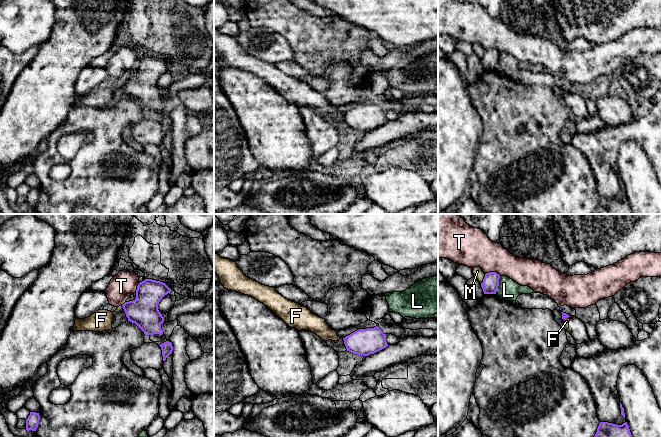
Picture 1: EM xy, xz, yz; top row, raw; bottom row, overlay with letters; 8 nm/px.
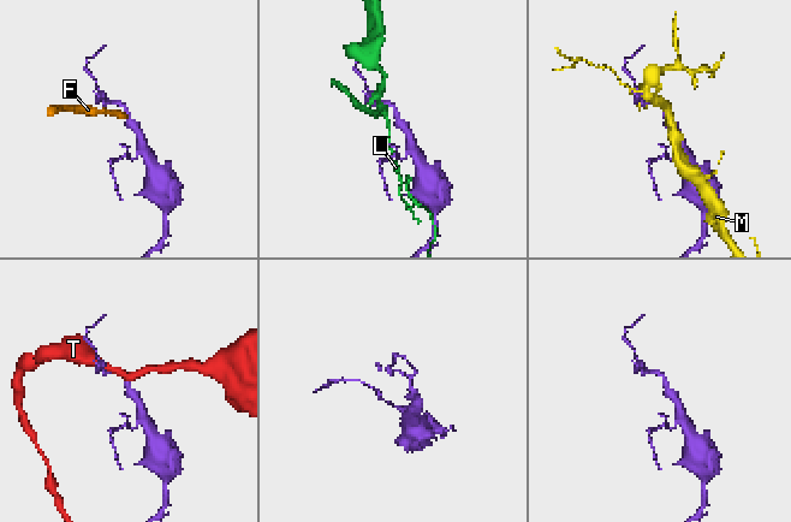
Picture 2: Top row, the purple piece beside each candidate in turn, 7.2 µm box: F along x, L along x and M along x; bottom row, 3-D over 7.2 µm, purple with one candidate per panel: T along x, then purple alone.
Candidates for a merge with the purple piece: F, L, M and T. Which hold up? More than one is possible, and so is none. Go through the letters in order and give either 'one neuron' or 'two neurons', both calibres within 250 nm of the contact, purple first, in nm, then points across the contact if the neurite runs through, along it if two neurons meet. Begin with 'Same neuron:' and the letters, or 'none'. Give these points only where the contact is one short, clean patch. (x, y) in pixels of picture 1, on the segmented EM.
Same neuron: none
F: two neurons | 50/50 nm | along yz (569, 316), (563, 319)
L: two neurons | 130/170 nm
M: two neurons | 130/80 nm
T: two neurons | 130/300 nm

